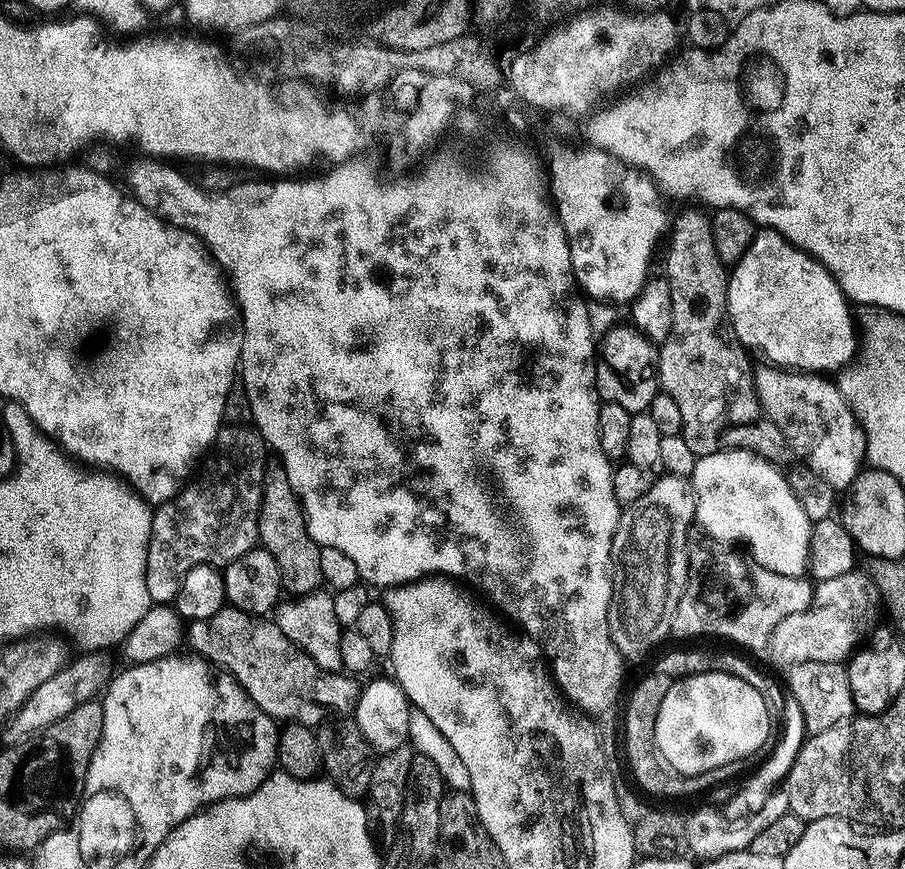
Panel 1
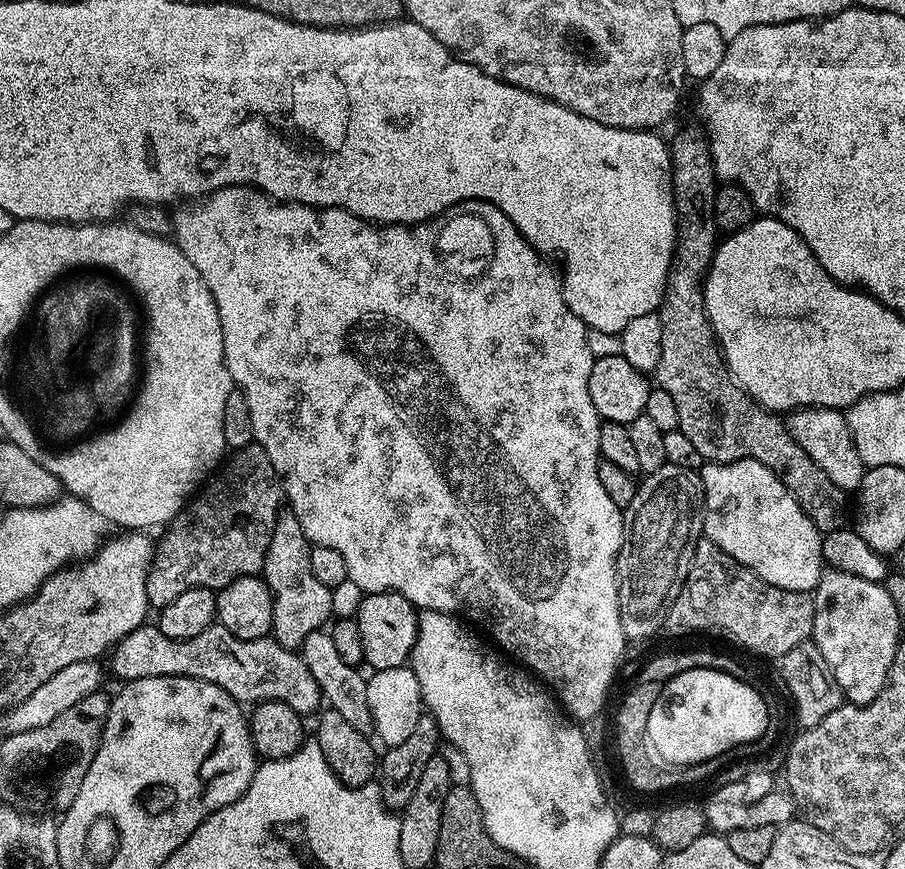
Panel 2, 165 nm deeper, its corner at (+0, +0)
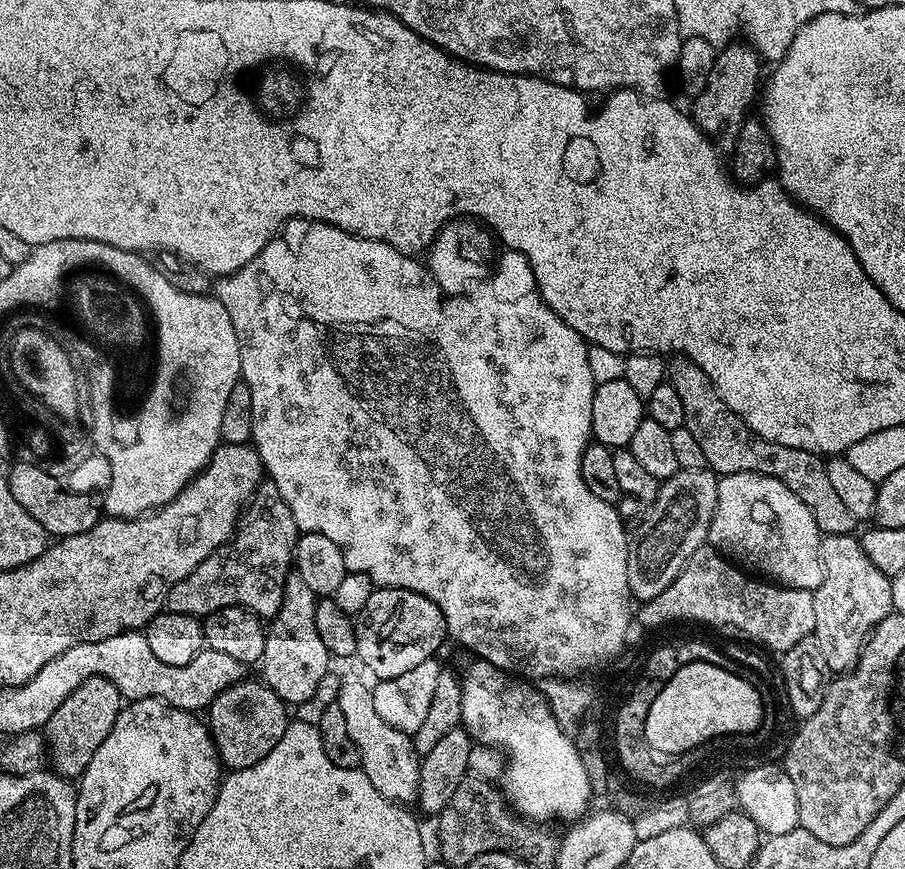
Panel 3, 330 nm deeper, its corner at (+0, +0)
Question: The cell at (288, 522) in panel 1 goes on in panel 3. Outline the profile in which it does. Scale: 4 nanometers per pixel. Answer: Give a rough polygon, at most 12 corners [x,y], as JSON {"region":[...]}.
{"region":[[289,574],[258,676],[288,706],[319,690],[330,657],[317,599]]}

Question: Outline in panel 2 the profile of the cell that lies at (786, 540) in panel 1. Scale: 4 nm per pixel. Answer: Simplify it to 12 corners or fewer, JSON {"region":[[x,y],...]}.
{"region":[[757,460],[705,463],[704,536],[811,593],[822,533]]}

